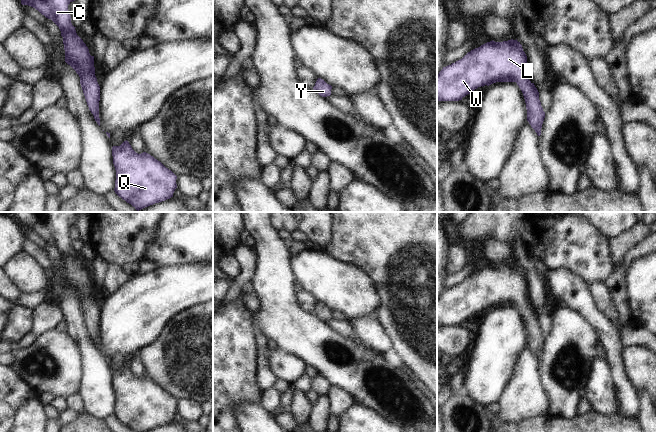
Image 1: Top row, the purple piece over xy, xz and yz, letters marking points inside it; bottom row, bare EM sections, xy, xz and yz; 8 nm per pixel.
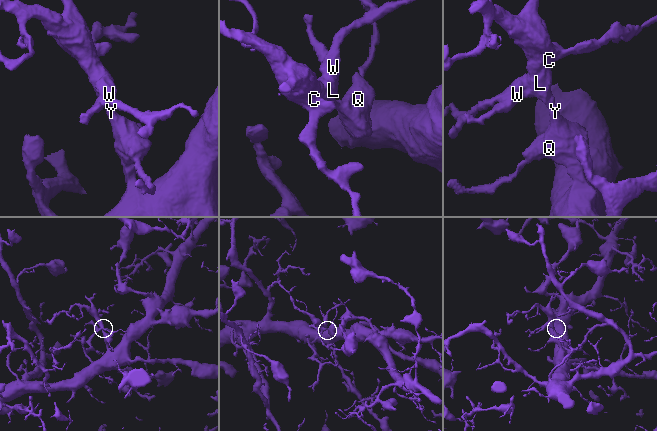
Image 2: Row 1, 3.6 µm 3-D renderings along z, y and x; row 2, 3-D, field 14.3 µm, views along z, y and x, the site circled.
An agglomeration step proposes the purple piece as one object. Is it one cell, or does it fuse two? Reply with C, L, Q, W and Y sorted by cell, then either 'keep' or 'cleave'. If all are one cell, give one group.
C L Q W Y; keep

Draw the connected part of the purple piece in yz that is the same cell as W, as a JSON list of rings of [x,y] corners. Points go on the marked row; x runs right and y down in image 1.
[[[517,39],[503,42],[492,40],[471,50],[455,63],[443,67],[437,75],[437,100],[459,101],[478,87],[489,86],[496,82],[516,82],[525,99],[527,121],[540,136],[545,112],[541,106],[537,88],[527,77],[527,67],[527,56]]]

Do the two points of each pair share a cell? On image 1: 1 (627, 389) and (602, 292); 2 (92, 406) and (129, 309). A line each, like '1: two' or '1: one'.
1: two
2: two

